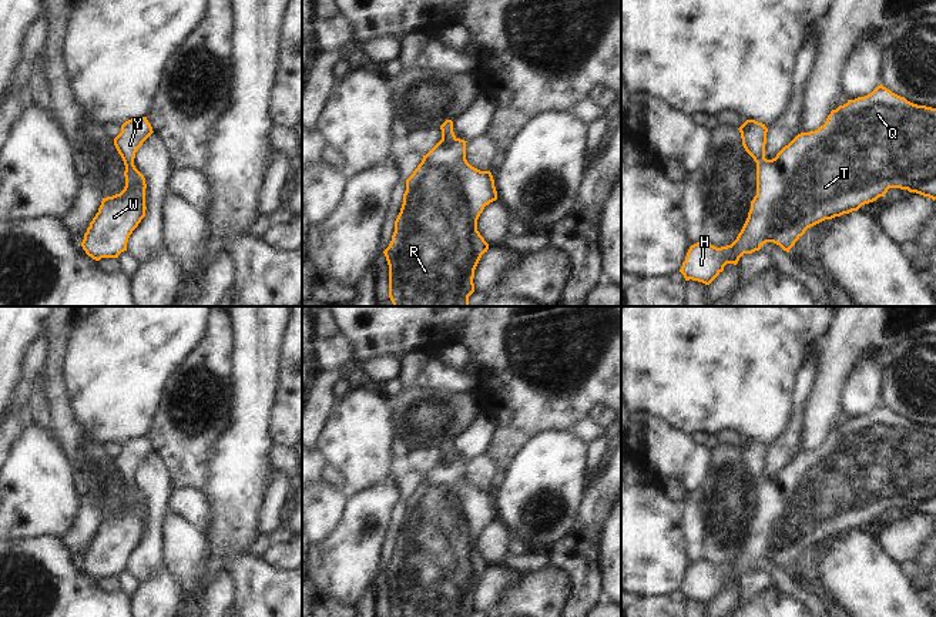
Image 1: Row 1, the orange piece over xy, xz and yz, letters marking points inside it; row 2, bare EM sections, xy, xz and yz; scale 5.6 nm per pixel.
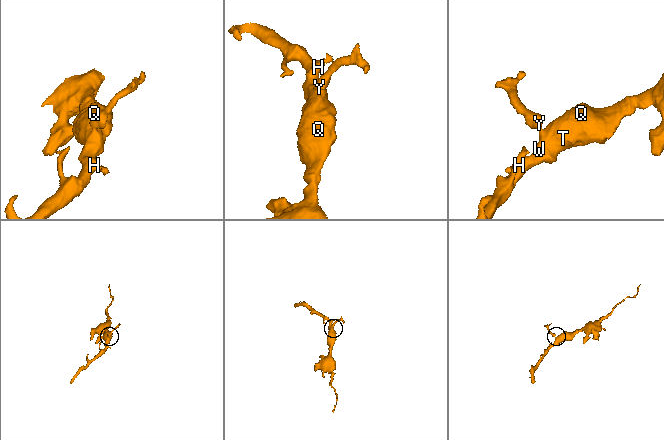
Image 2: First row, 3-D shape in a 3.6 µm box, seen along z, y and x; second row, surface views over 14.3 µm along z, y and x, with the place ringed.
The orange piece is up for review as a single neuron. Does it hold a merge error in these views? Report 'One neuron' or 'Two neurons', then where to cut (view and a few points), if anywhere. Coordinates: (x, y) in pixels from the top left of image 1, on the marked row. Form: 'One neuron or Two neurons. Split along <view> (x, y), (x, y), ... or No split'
One neuron. No split.

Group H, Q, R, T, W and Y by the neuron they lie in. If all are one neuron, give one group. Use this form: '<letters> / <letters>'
H Q R T W Y

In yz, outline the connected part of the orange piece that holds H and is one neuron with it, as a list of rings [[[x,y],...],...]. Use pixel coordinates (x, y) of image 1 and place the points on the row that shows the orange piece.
[[[882,84],[870,94],[848,100],[846,104],[832,110],[823,125],[815,131],[798,134],[772,160],[765,158],[768,133],[765,124],[747,120],[738,130],[745,151],[756,162],[756,195],[751,201],[741,232],[731,245],[717,248],[702,239],[690,247],[680,269],[685,281],[709,285],[727,264],[737,265],[744,254],[759,251],[766,242],[774,242],[789,252],[808,228],[858,211],[862,205],[885,197],[889,188],[908,190],[936,199],[936,108],[913,104]]]

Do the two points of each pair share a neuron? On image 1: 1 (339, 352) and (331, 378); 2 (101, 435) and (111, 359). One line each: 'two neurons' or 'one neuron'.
1: two neurons
2: one neuron

